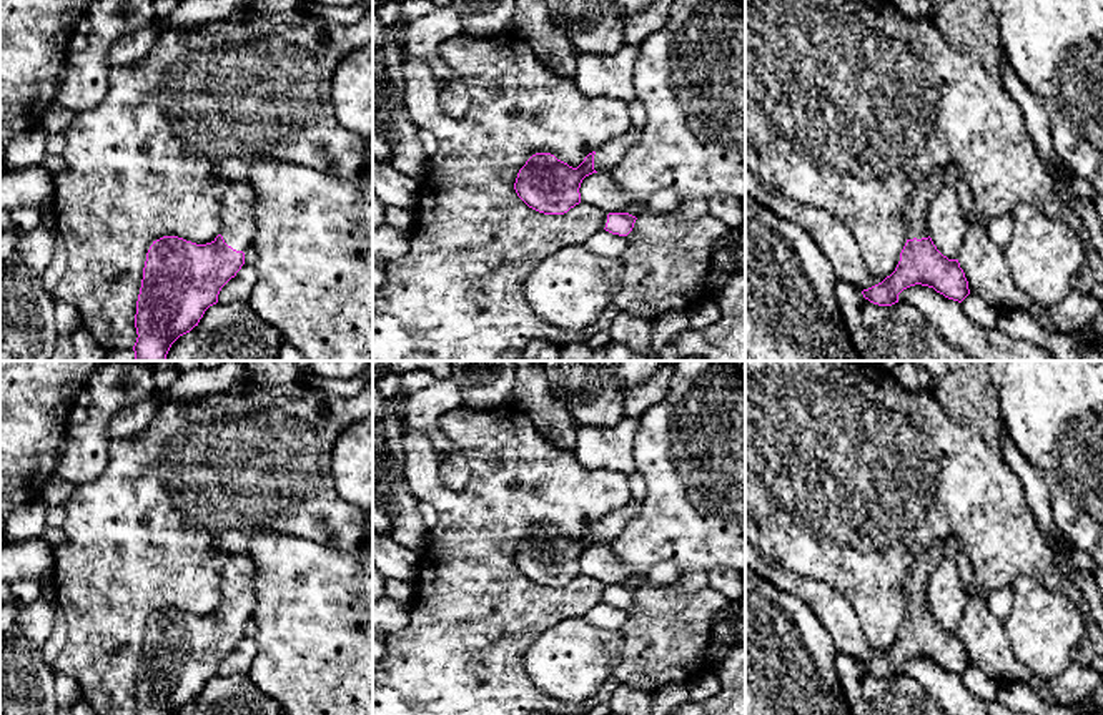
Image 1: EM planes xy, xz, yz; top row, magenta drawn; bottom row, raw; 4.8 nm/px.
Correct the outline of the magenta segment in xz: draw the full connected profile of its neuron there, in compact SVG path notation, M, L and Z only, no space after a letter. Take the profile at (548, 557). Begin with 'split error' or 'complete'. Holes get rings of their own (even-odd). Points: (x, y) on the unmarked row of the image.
split error | M629 500L611 510L572 540L551 525L536 525L519 542L514 562L532 582L544 587L564 587L581 575L581 555L592 545L611 545L636 519L641 504Z

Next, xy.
split error | M233 554L221 574L221 605L206 617L163 609L150 619L136 673L136 715L175 715L198 698L205 683L218 675L221 660L245 637L245 624L256 605L255 565L248 554Z

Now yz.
split error | M933 540L918 562L908 569L903 580L907 615L895 644L882 655L862 663L870 675L892 678L898 675L898 667L903 662L915 657L933 660L958 675L970 667L968 653L958 632L943 629L928 607L928 579L943 552L945 545Z

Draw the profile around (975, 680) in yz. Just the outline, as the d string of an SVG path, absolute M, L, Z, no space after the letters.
M968 667L962 673L962 680L968 690L972 690L977 697L987 702L993 702L998 697L998 683L987 677L982 670L975 667Z

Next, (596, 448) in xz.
M626 414L612 427L576 426L574 454L586 469L606 469L634 474L634 437L641 419Z

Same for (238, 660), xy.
M243 637L241 642L231 650L220 663L218 675L230 677L233 673L248 673L256 657L258 644L255 637Z

